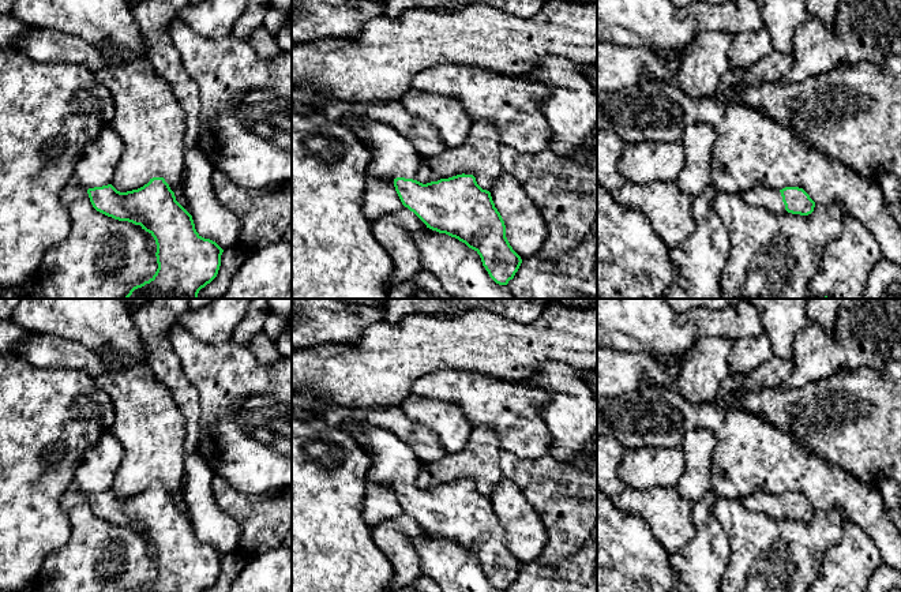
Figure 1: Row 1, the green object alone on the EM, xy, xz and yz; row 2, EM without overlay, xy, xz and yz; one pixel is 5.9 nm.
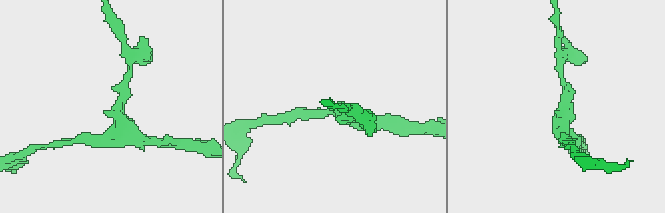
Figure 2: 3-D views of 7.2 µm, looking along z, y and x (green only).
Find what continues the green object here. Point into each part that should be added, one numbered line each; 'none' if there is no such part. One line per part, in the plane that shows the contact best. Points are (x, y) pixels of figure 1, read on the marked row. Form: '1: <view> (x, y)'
1: xz (393, 156)

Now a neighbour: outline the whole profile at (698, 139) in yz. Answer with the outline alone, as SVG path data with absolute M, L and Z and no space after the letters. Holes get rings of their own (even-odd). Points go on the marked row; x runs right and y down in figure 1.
M707 123L691 124L684 130L684 166L675 180L680 192L695 198L712 183L712 150L716 128Z

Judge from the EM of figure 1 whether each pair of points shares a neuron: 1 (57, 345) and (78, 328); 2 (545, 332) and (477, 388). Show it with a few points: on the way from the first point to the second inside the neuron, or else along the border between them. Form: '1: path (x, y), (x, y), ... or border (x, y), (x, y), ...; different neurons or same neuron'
1: border (34, 332), (77, 340), (94, 353); different neurons
2: border (461, 370), (506, 379), (524, 379); different neurons

